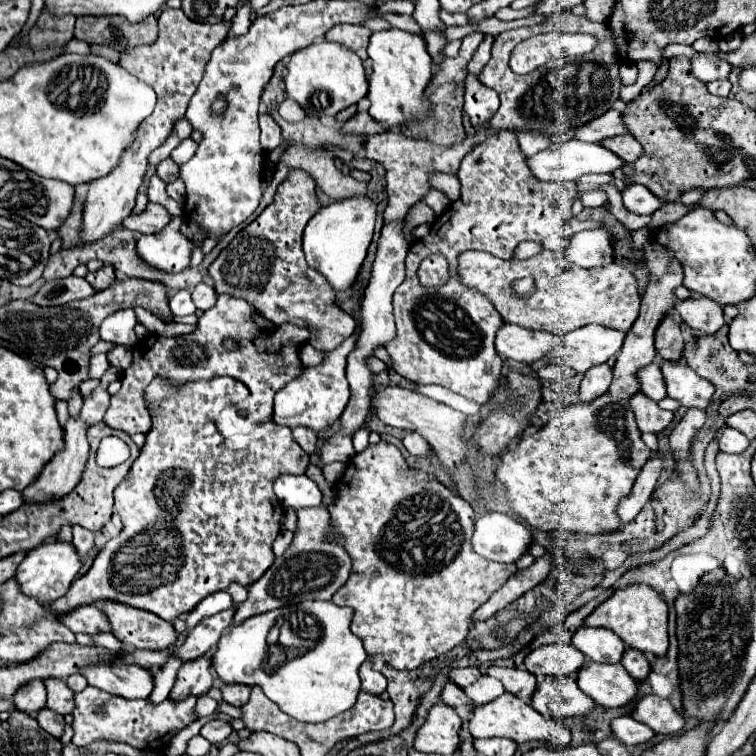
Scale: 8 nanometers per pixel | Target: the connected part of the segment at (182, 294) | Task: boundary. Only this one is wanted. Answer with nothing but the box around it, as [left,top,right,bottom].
[170,290,196,316]

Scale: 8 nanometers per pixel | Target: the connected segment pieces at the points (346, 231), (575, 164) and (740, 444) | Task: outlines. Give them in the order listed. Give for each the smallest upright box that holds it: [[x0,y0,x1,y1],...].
[[302,198,376,294],[526,140,622,182],[718,428,750,454]]

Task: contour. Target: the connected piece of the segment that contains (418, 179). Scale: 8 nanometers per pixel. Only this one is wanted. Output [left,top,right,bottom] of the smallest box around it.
[366,132,482,220]

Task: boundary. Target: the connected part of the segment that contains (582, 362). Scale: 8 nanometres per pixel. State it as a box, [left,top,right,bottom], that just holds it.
[550,324,624,374]

